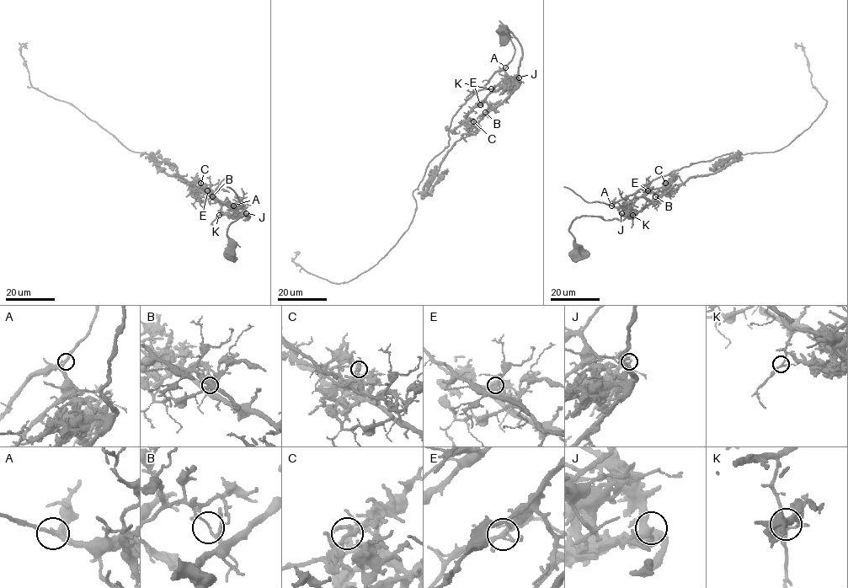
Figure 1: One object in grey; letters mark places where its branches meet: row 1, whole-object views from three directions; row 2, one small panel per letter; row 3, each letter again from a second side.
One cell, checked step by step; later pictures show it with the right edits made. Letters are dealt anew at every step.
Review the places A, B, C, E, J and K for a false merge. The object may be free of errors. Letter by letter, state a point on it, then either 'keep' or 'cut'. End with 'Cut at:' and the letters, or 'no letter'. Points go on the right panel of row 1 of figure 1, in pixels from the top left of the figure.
A: place (611, 205); keep
B: place (655, 196); cut
C: place (665, 183); keep
E: place (648, 190); keep
J: place (621, 213); keep
K: place (632, 215); keep
Cut at: B

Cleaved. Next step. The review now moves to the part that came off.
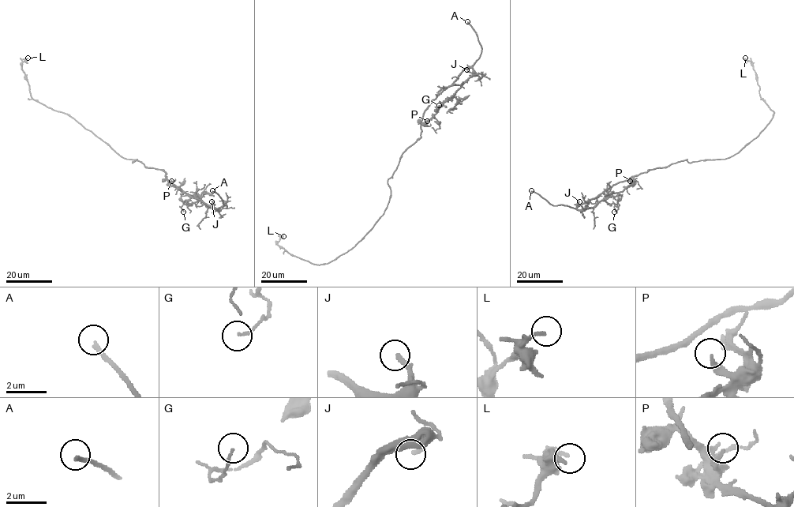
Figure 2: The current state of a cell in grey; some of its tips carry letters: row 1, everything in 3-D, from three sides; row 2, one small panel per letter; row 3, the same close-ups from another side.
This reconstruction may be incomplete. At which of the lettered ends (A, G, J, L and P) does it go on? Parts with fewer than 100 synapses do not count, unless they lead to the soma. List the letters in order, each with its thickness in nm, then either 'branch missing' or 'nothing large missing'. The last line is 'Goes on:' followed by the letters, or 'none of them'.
A: 190 nm thick; branch missing
G: 110 nm thick; nothing large missing
J: 240 nm thick; branch missing
L: 180 nm thick; nothing large missing
P: 240 nm thick; nothing large missing
Goes on: A, J

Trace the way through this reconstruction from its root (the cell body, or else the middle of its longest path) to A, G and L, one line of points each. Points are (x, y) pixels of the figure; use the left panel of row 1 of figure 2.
A: (132, 162), (136, 159), (146, 167), (162, 170), (169, 182), (210, 206), (217, 208), (226, 205), (212, 190)
G: (132, 162), (136, 159), (146, 167), (162, 170), (171, 185), (193, 195), (197, 200), (183, 204), (183, 212)
L: (132, 162), (136, 160), (121, 156), (67, 114), (35, 101), (21, 68), (21, 63), (28, 58)

